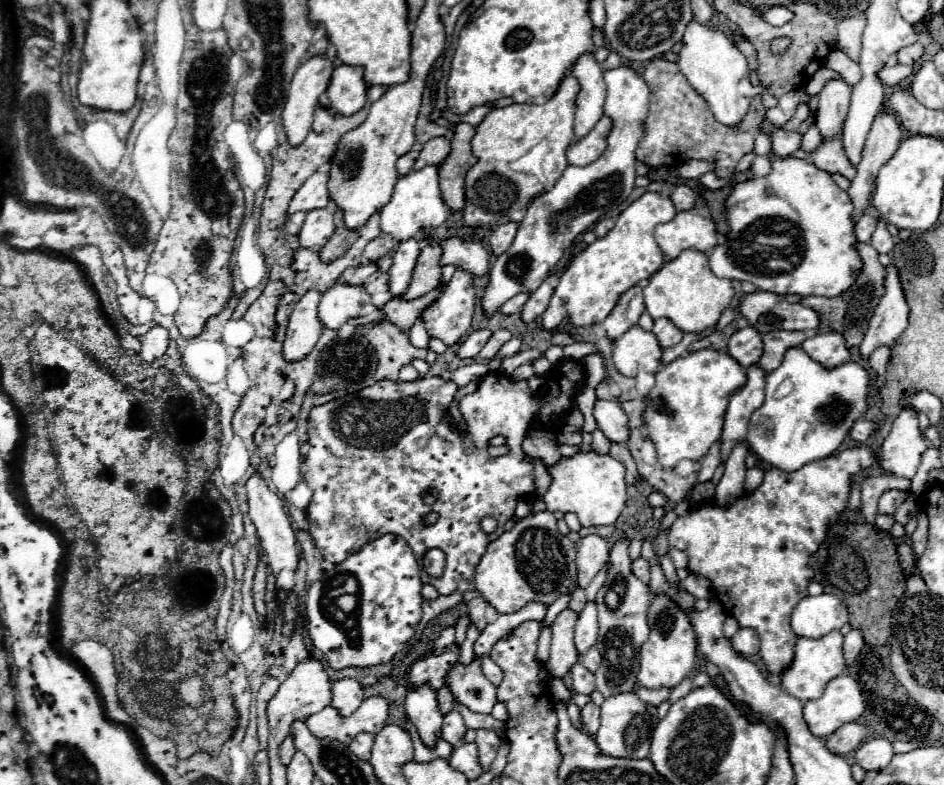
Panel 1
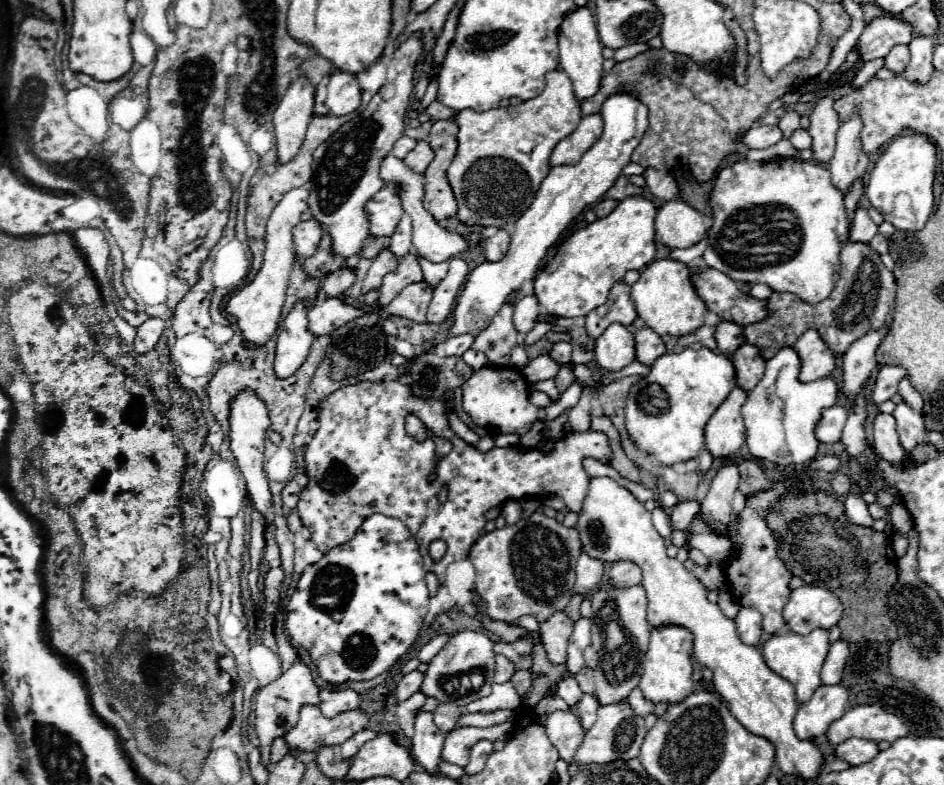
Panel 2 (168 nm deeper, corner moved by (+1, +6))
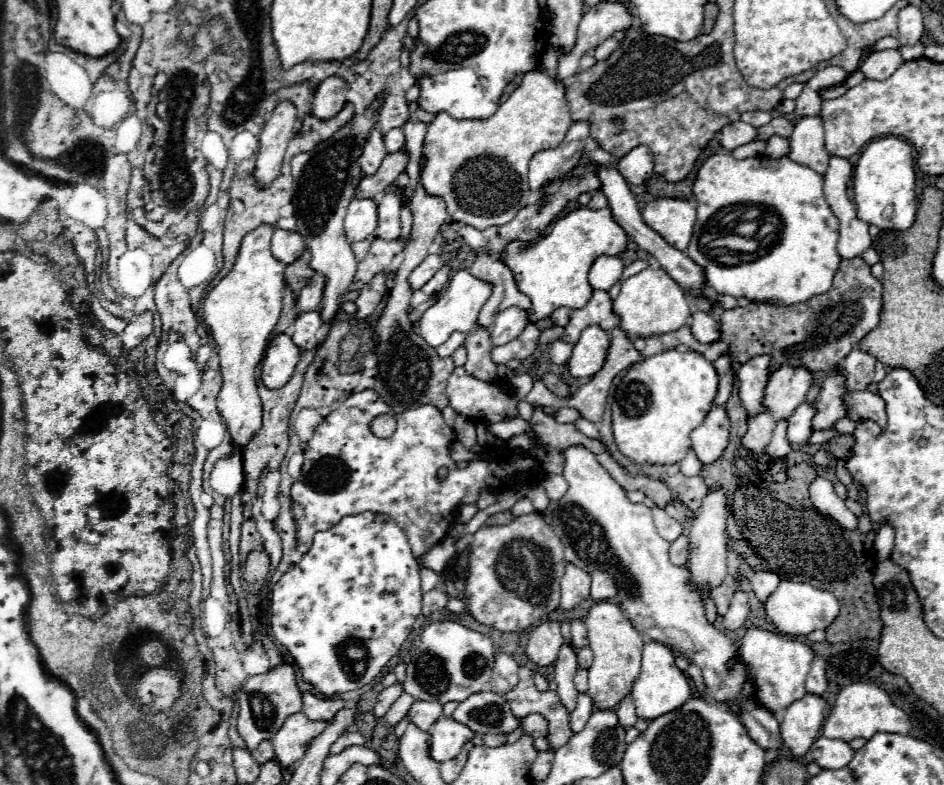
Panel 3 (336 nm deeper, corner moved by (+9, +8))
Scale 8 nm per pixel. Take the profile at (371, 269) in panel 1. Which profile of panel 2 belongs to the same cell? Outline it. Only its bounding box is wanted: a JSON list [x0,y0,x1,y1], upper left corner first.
[322,268,356,296]

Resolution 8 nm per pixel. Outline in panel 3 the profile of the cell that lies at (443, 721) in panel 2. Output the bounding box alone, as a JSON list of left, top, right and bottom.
[408,700,442,730]

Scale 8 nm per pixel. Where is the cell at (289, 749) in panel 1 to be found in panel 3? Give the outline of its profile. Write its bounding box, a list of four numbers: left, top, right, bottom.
[252,740,274,764]

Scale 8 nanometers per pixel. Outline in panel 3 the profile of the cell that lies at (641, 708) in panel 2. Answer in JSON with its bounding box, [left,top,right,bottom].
[616,696,638,728]

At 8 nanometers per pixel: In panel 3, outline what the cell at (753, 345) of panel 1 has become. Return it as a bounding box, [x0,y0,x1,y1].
[690,312,720,344]

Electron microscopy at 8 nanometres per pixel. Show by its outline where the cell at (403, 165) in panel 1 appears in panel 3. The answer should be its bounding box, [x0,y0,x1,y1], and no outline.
[384,128,404,152]

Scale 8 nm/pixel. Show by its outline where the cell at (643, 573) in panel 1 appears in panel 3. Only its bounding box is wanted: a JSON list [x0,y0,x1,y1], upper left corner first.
[590,572,616,602]

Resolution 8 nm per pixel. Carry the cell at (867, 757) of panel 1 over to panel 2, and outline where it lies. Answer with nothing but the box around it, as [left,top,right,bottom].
[836,738,880,766]

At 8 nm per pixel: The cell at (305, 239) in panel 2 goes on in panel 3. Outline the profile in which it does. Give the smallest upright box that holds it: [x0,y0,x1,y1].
[272,228,304,264]

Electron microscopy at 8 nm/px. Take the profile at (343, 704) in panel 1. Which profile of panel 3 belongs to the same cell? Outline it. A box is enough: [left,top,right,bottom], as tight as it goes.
[302,694,346,720]

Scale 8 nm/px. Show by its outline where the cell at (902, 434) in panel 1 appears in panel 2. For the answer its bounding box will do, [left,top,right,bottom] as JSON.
[874,414,908,468]

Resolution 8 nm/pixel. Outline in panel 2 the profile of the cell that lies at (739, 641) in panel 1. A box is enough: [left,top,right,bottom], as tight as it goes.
[736,608,762,646]

